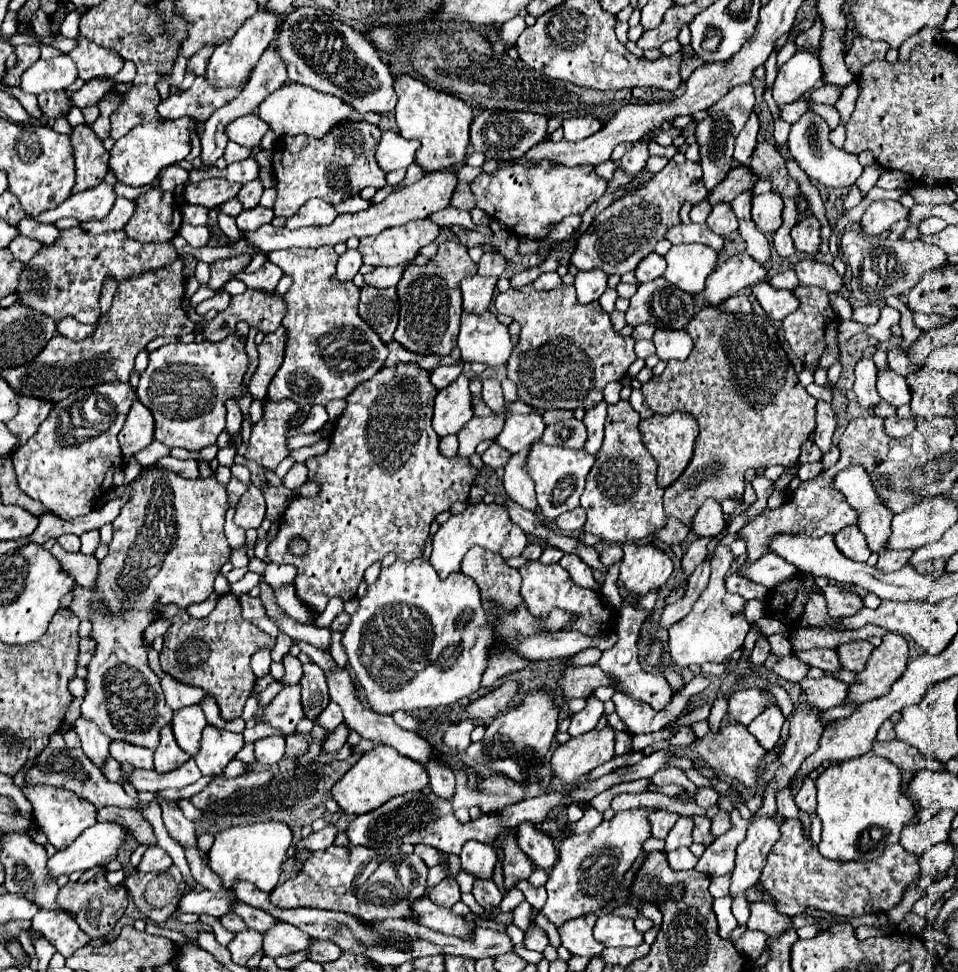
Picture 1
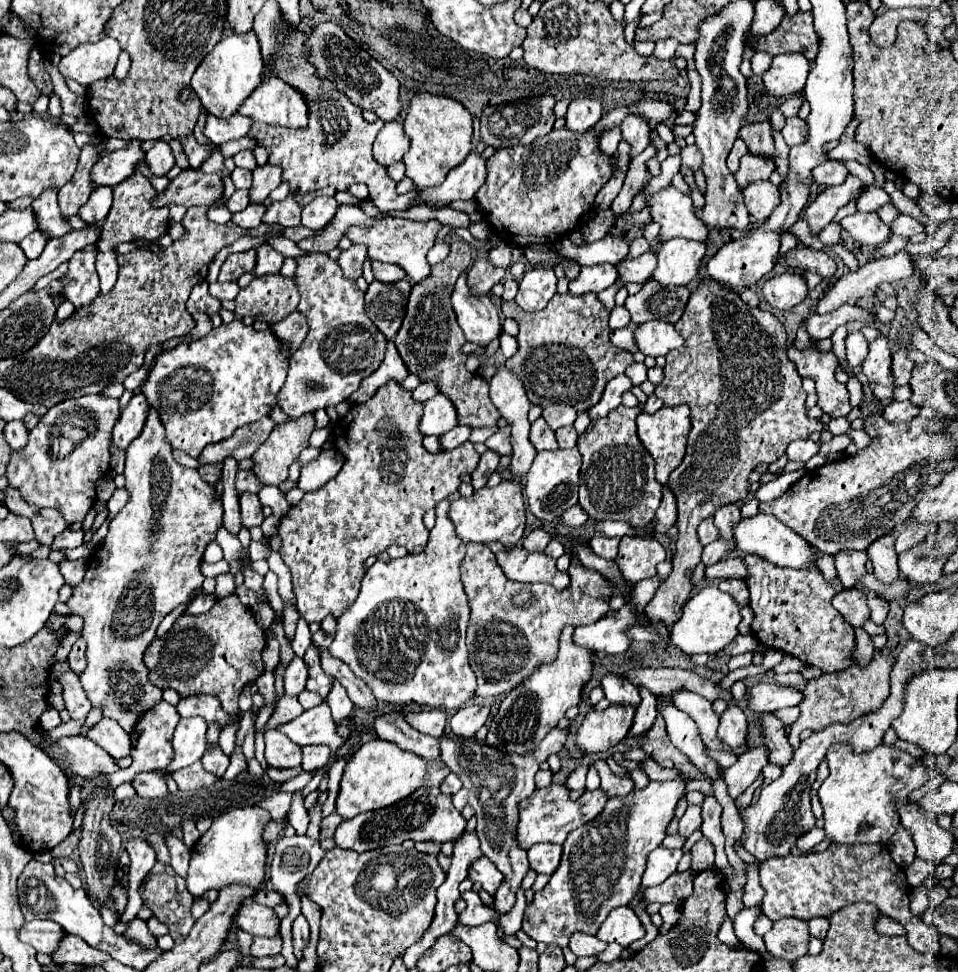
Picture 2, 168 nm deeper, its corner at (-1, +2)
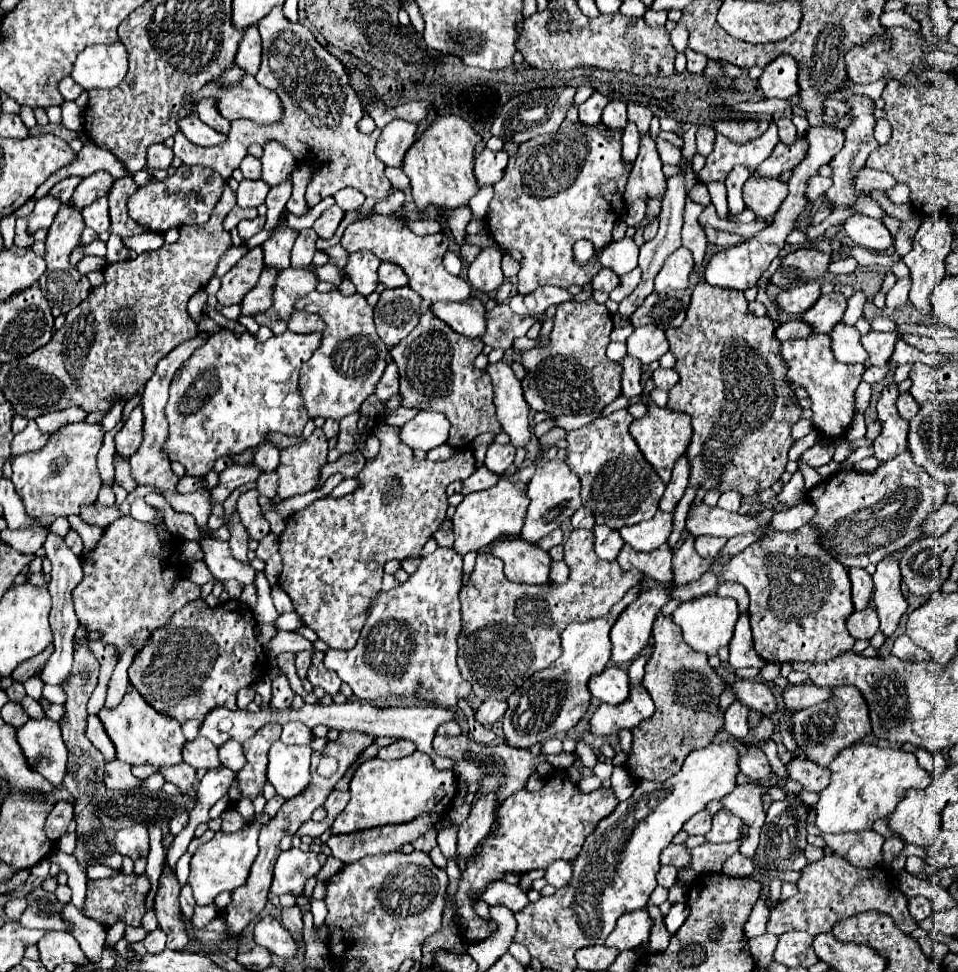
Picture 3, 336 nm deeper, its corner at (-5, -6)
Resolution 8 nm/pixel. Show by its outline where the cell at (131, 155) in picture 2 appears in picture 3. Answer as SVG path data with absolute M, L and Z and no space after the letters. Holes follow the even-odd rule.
M97 171L97 173L85 177L85 179L77 185L77 189L75 189L75 193L73 193L73 197L71 197L69 203L71 203L73 207L83 209L83 207L91 205L93 201L97 201L99 197L107 195L109 189L111 189L111 185L113 185L113 181L115 181L115 179L113 179L109 173Z

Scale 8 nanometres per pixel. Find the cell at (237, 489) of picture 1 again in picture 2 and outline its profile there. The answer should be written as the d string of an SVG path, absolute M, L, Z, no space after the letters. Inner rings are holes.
M239 469L239 471L237 471L237 481L235 481L235 485L237 485L237 491L239 491L239 493L245 493L245 491L259 493L259 489L261 489L261 483L257 481L257 477L255 477L255 473L253 473L251 469L249 469L249 471Z

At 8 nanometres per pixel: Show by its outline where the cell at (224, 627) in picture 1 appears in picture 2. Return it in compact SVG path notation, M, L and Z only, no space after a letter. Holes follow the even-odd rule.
M229 595L217 599L213 609L205 615L181 615L163 639L155 639L149 645L145 665L151 669L151 681L157 687L173 687L179 695L217 695L229 715L239 715L239 693L265 671L261 661L263 647L265 631L249 607L245 607L237 595Z

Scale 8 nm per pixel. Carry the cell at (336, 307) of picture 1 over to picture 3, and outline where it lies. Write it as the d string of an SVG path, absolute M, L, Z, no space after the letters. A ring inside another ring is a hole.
M339 289L331 293L309 293L297 299L295 310L319 313L327 323L323 331L323 343L313 353L309 361L303 363L301 369L301 395L307 407L309 417L325 417L325 419L343 419L359 411L361 403L375 393L375 385L379 383L385 365L387 365L387 347L375 331L373 309L367 301L355 293L345 297Z

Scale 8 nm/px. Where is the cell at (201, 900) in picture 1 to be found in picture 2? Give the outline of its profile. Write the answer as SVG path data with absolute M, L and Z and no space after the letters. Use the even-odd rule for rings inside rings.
M245 899L245 903L241 903L241 911L237 911L233 925L251 935L265 937L273 937L279 931L279 919L275 917L273 909L257 905L253 899Z

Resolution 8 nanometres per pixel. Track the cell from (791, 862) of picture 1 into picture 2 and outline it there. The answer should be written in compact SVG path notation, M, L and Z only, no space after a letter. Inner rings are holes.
M831 845L827 851L823 851L819 855L789 853L783 857L769 857L767 861L761 863L761 885L765 889L761 911L771 921L777 921L779 917L799 917L803 921L807 921L811 917L829 917L829 915L833 915L833 911L837 911L841 907L865 901L865 903L873 903L881 913L899 921L906 928L907 941L913 949L917 949L925 955L941 953L937 931L909 911L909 883L907 883L905 871L903 871L903 867L899 867L893 861L893 857L889 855L885 845Z

